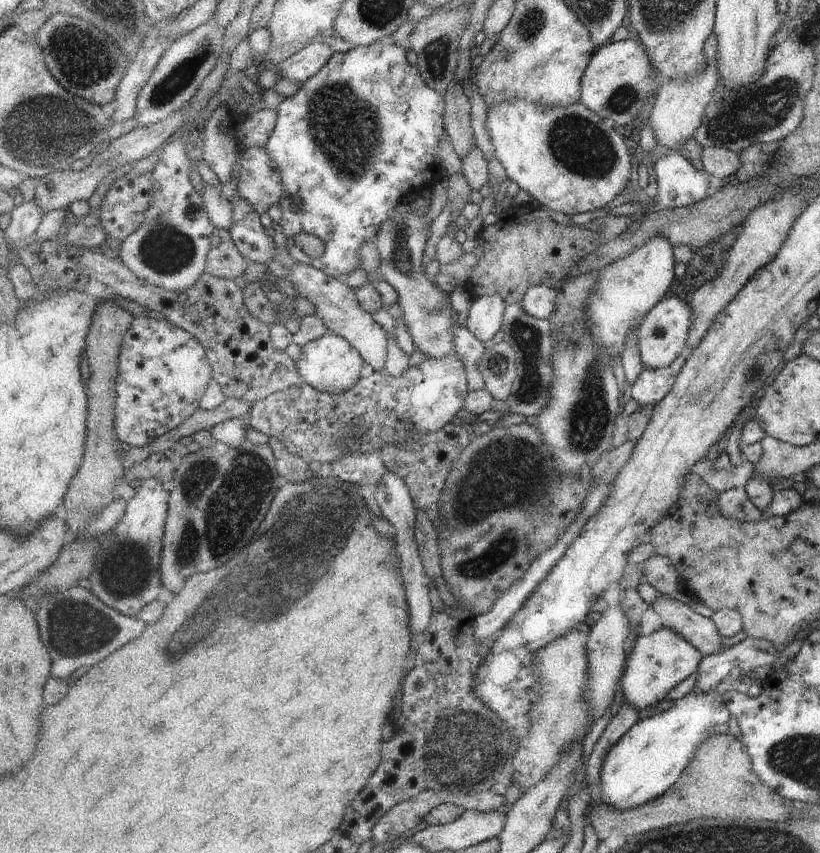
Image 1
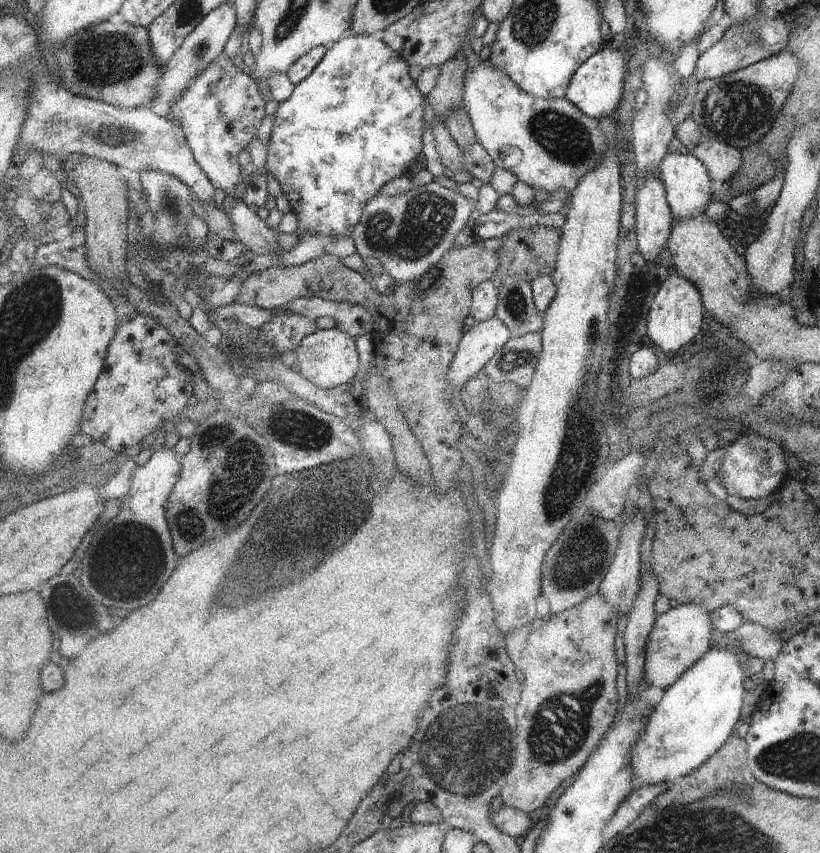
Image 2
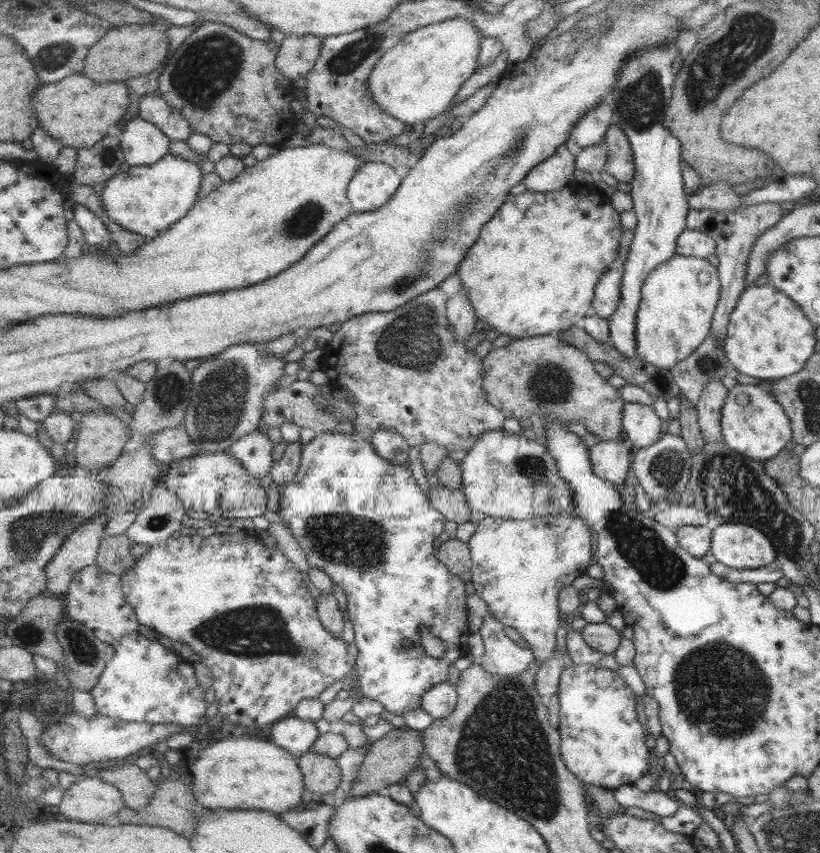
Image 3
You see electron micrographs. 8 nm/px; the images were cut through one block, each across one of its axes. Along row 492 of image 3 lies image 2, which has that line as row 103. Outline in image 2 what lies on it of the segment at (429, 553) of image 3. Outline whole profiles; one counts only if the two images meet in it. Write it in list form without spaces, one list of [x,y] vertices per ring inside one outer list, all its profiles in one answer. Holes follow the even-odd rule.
[[[352,34],[348,38],[339,40],[337,44],[329,48],[323,61],[315,68],[311,77],[296,87],[295,93],[289,100],[280,104],[276,117],[273,119],[272,135],[267,144],[269,157],[266,170],[280,182],[282,193],[286,195],[292,206],[292,211],[298,218],[299,226],[307,228],[307,231],[333,238],[336,236],[352,237],[354,228],[362,222],[363,210],[367,202],[376,198],[387,182],[391,182],[393,178],[404,176],[409,162],[413,162],[421,152],[423,153],[426,102],[426,98],[419,91],[417,83],[409,76],[409,65],[407,62],[401,60],[399,54],[391,50],[378,35]]]

